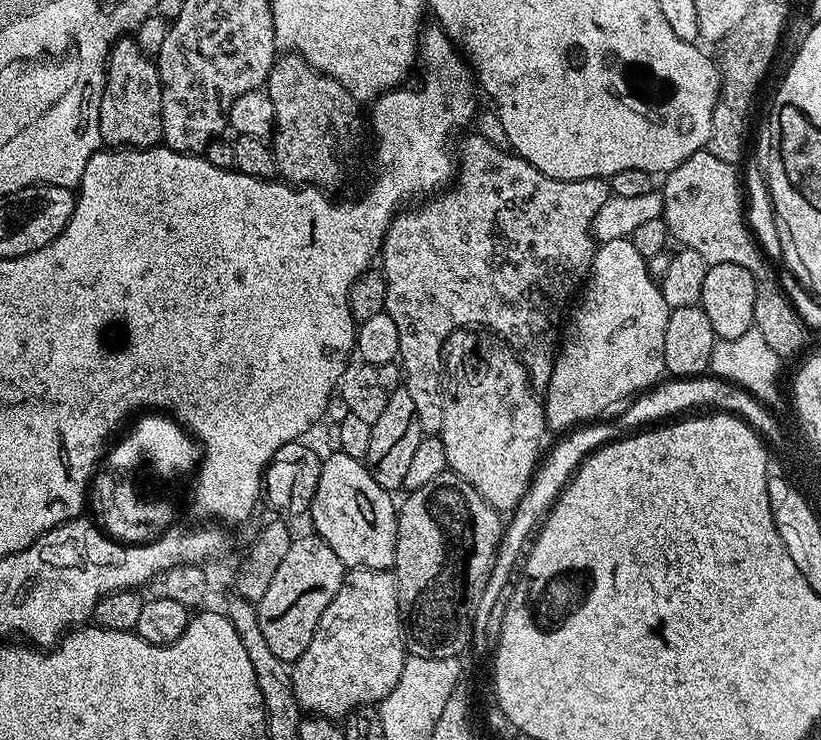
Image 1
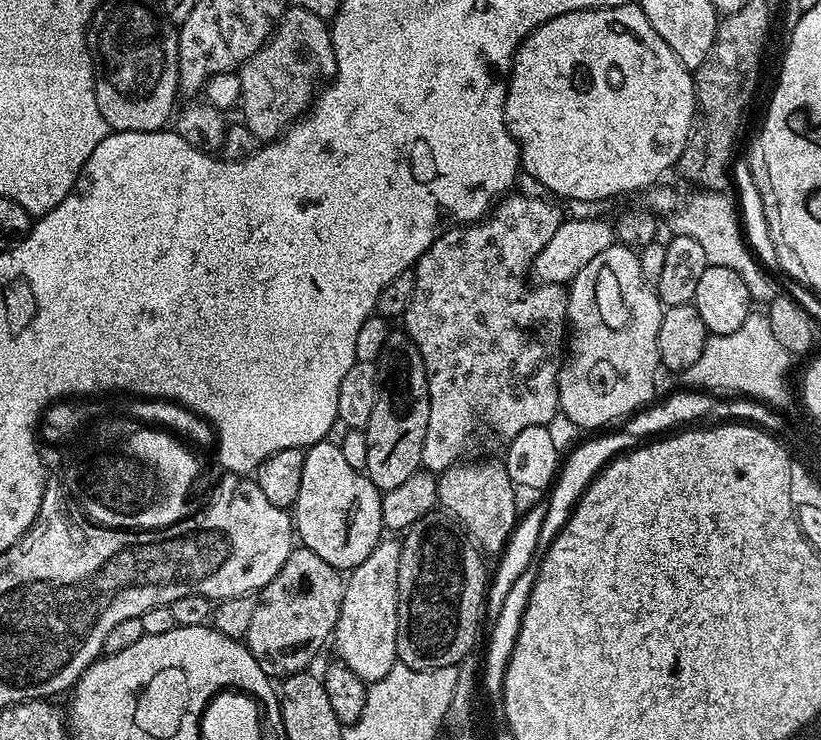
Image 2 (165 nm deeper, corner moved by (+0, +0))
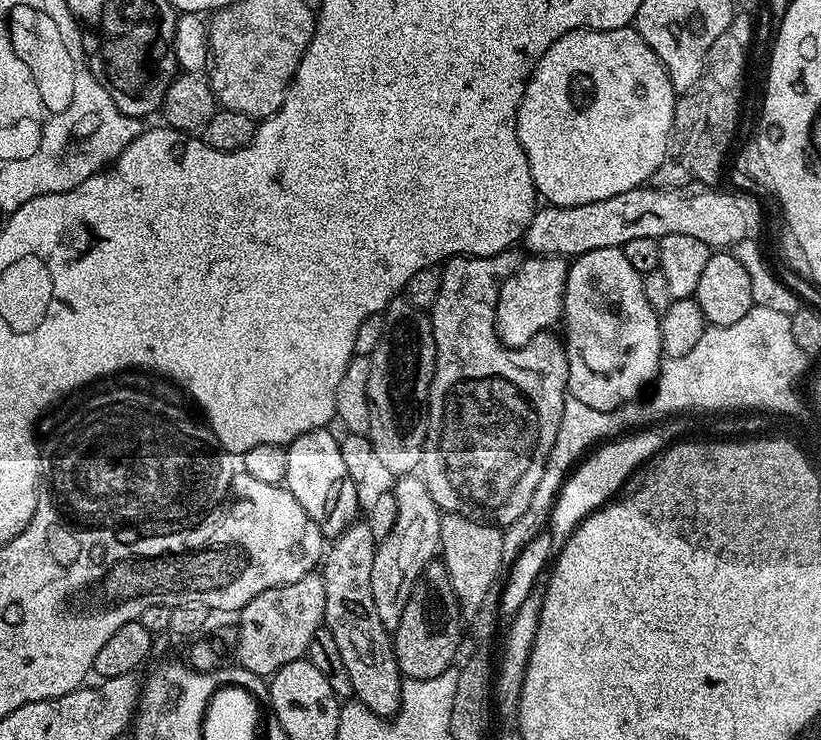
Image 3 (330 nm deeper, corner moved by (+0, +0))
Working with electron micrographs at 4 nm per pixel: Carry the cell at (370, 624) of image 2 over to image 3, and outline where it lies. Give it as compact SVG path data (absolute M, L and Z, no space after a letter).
M405 474L395 483L398 518L394 522L394 530L390 530L390 534L377 543L374 568L370 570L370 594L374 594L374 606L378 610L378 618L382 618L390 630L395 630L398 622L402 622L402 610L406 610L410 590L414 590L424 567L437 559L442 515L434 498L430 498L426 482L419 475Z

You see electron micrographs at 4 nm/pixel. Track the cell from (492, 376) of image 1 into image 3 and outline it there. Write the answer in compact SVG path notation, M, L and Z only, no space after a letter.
M446 512L440 517L440 552L442 563L450 574L450 586L454 586L454 594L460 603L460 611L465 617L471 618L486 594L490 585L501 579L500 567L505 567L502 558L502 542L504 533L497 525L479 520L471 516L461 516L459 512Z

